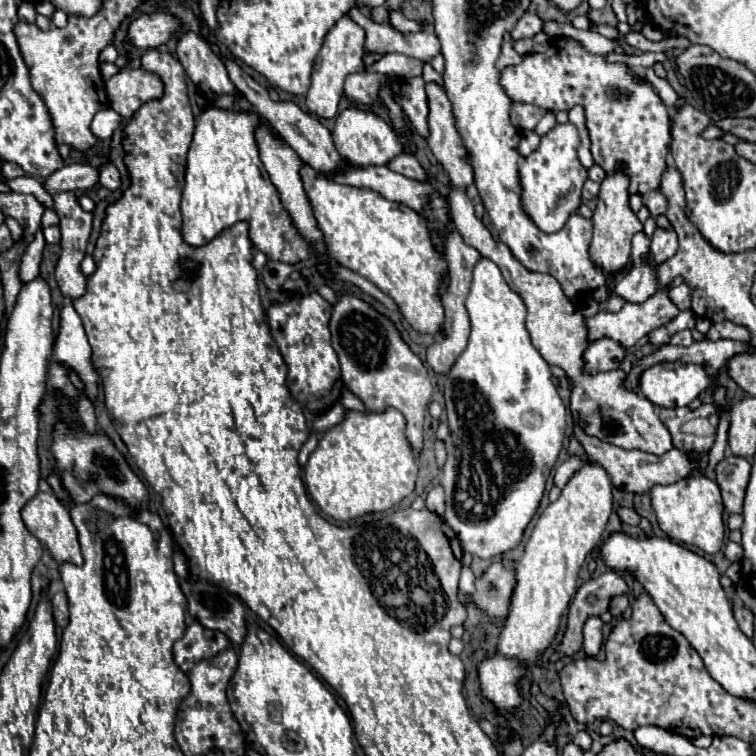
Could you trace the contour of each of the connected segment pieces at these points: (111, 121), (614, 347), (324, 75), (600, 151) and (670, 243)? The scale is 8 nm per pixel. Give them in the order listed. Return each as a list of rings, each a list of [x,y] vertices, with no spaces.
[[[105,108],[105,110],[99,110],[99,112],[95,114],[95,118],[93,118],[93,122],[91,122],[91,130],[93,130],[93,134],[95,134],[97,138],[107,140],[107,138],[111,138],[113,132],[121,126],[121,122],[123,122],[123,118],[121,118],[115,110]]]
[[[601,338],[593,344],[589,344],[589,348],[585,350],[583,372],[585,374],[599,374],[599,372],[615,370],[615,368],[619,368],[623,356],[625,356],[625,348],[621,348],[619,342],[613,342],[609,338]]]
[[[347,14],[329,30],[329,34],[325,36],[325,44],[321,48],[321,52],[315,58],[315,68],[311,74],[311,88],[307,92],[307,110],[319,118],[335,118],[337,116],[337,108],[343,96],[343,82],[345,76],[351,72],[363,72],[363,28],[357,26]]]
[[[557,38],[545,54],[527,54],[521,64],[507,66],[501,72],[501,86],[505,88],[507,96],[517,102],[533,104],[551,112],[571,110],[573,106],[585,108],[585,120],[591,136],[591,154],[597,166],[609,174],[617,162],[625,162],[625,170],[629,170],[629,192],[631,194],[647,194],[651,190],[659,188],[659,180],[663,170],[667,168],[667,154],[669,154],[669,142],[671,142],[671,118],[667,112],[667,106],[661,102],[657,92],[649,82],[637,82],[633,78],[633,70],[619,62],[611,64],[605,56],[589,54],[581,42],[573,38]]]
[[[657,228],[651,236],[651,256],[655,264],[669,260],[677,252],[677,234],[673,230]]]

